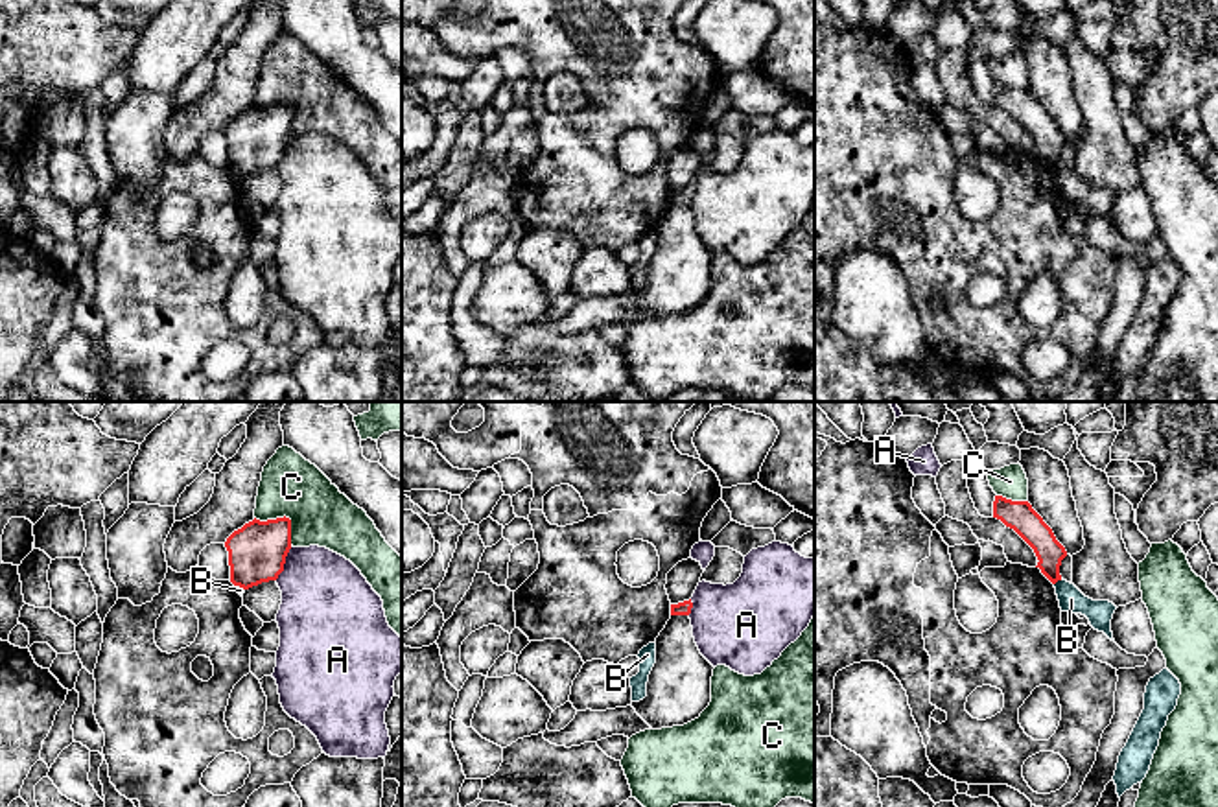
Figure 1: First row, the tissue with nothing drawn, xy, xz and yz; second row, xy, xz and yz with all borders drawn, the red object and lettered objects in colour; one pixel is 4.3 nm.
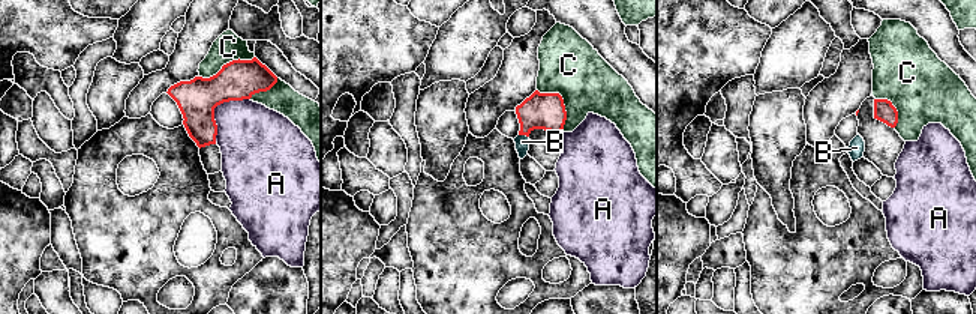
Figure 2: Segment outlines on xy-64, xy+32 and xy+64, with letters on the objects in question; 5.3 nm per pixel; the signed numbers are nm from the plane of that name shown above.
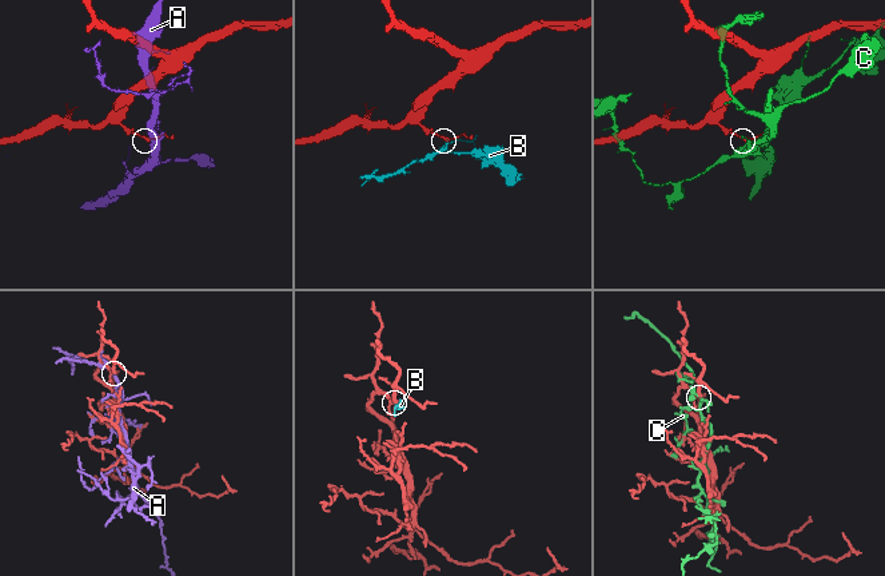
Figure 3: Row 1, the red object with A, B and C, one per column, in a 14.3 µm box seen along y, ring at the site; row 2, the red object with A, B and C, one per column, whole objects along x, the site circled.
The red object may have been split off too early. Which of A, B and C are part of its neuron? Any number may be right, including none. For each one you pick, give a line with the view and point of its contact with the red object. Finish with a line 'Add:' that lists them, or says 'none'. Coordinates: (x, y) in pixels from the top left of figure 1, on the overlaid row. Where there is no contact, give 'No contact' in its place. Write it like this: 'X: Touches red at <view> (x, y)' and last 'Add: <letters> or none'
Add: none

